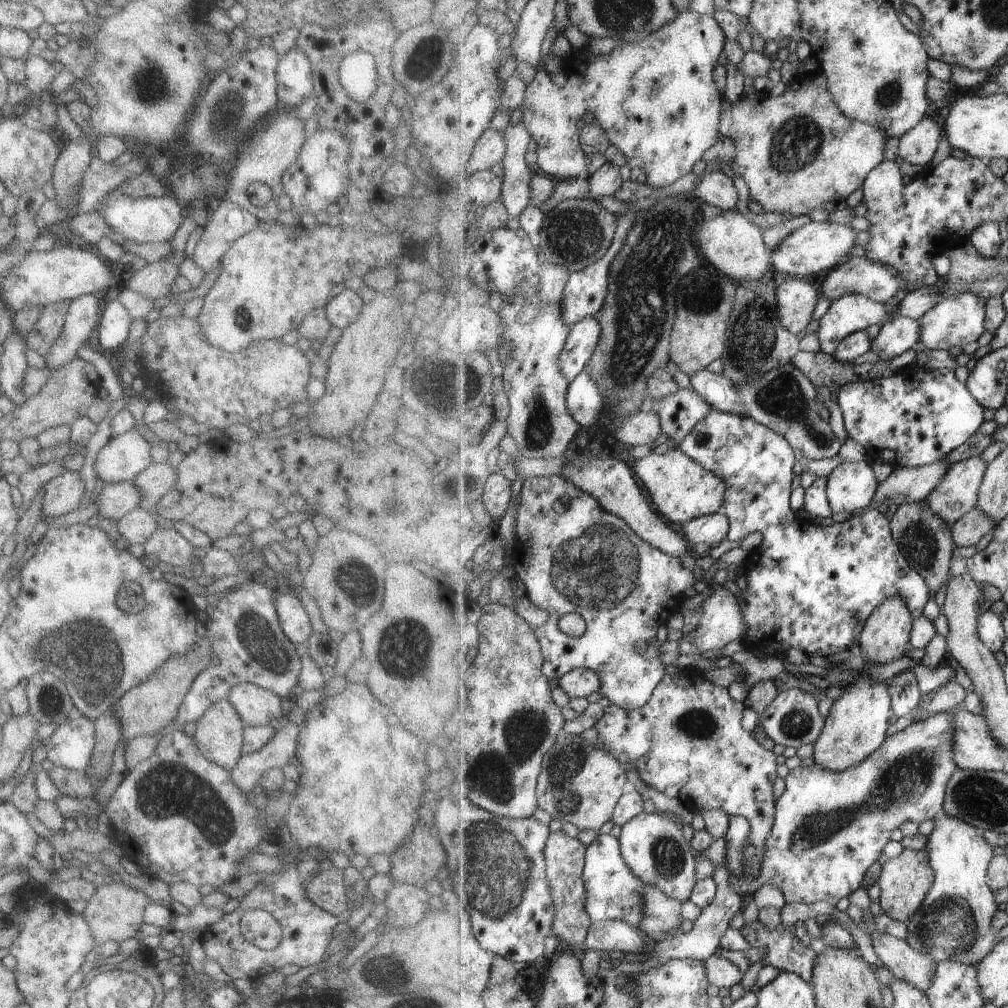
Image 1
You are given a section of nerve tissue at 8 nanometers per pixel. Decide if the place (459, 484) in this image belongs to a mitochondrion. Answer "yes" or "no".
yes

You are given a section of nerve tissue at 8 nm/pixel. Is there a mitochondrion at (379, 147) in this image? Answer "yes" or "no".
no

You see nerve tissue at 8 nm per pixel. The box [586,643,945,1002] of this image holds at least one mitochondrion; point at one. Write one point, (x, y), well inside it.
(909, 774)

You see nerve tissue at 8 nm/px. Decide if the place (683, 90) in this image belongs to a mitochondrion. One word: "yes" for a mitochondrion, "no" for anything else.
no

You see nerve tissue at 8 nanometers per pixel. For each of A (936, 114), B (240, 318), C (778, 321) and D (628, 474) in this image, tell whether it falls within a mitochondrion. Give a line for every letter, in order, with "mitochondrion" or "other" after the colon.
A: other
B: mitochondrion
C: other
D: other

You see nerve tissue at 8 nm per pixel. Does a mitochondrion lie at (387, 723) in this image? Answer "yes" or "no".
no

